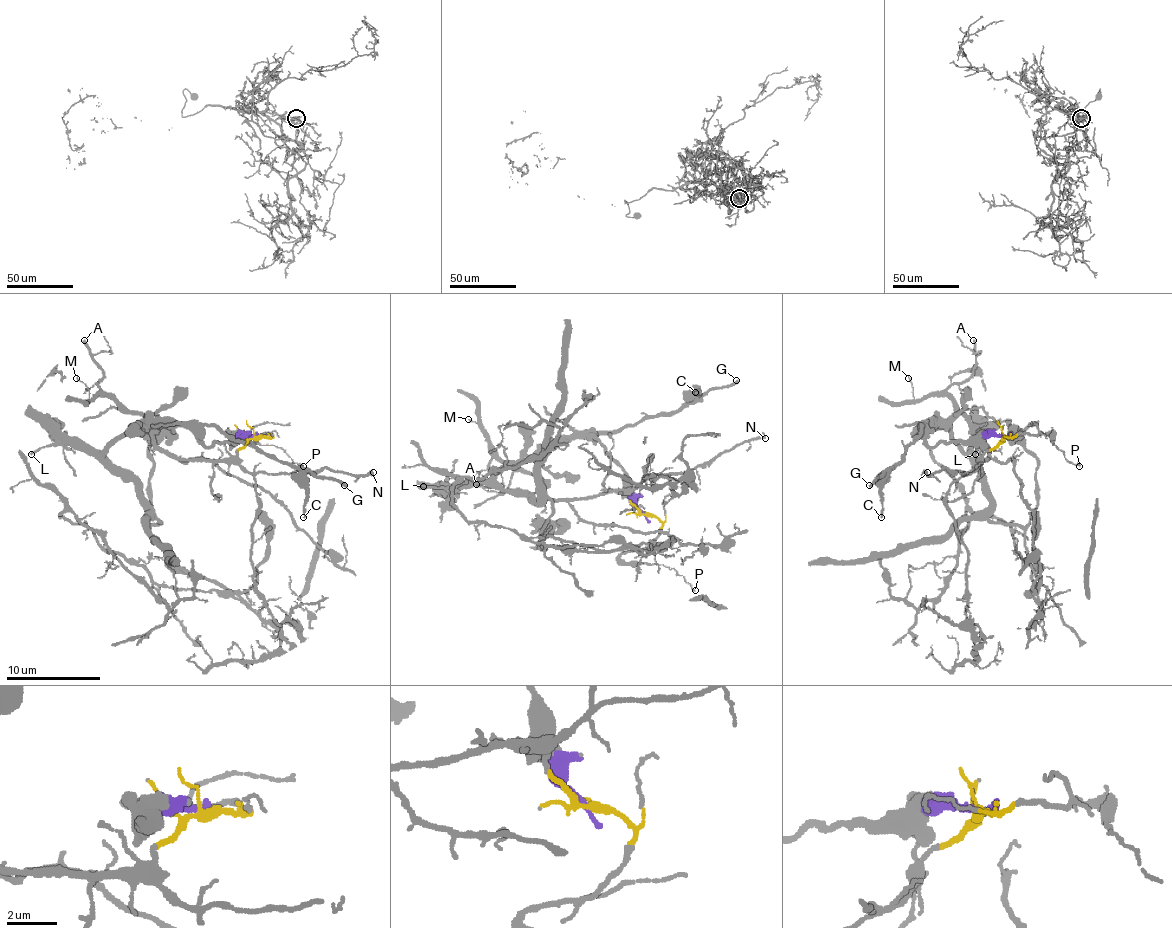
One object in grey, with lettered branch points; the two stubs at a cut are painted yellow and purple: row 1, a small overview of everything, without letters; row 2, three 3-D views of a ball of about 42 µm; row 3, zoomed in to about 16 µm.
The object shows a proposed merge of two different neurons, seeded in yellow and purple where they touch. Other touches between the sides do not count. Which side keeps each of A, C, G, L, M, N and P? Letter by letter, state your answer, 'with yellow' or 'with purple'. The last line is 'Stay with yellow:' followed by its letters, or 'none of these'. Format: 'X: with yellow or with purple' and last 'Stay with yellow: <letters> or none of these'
A: with yellow
C: with purple
G: with purple
L: with purple
M: with yellow
N: with yellow
P: with yellow
Stay with yellow: A, M, N, P

